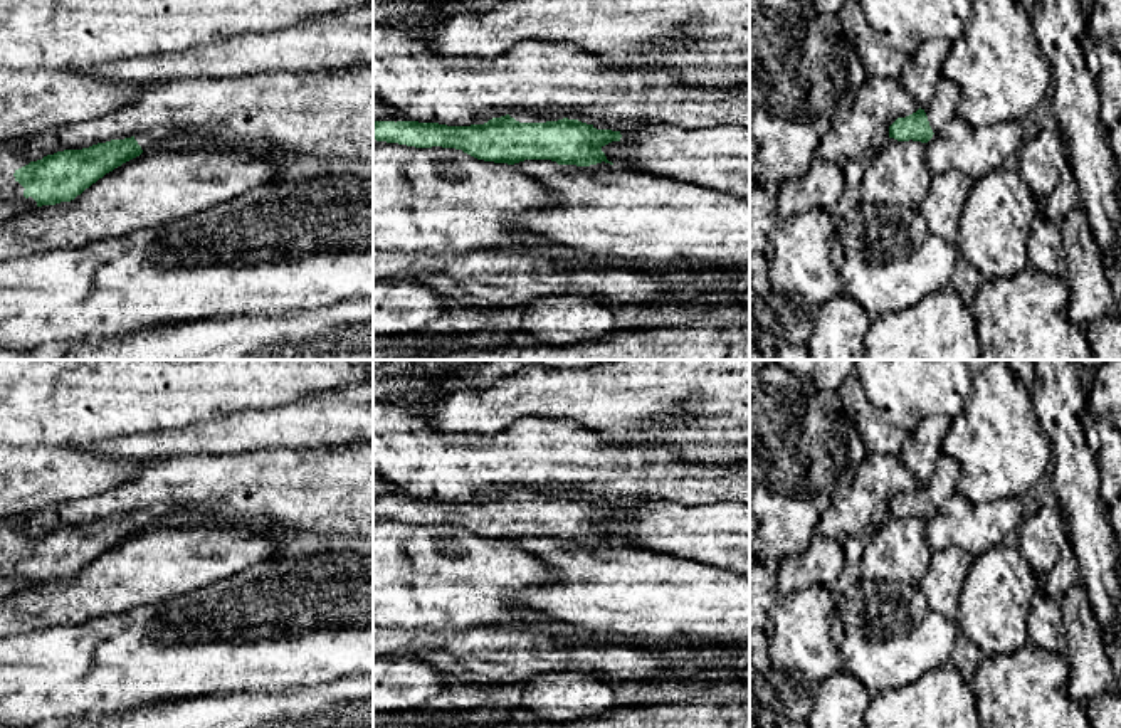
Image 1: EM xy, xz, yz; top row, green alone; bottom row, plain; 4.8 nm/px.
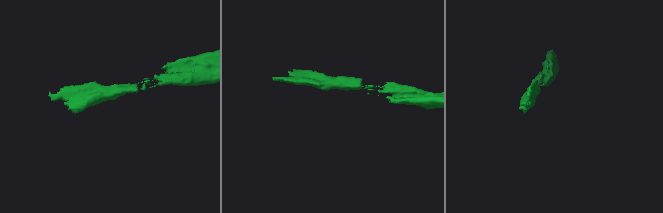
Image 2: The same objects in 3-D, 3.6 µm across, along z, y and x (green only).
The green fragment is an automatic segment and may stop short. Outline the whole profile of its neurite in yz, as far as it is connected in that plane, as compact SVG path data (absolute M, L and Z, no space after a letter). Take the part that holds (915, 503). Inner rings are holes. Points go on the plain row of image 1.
M921 484L906 494L897 494L889 503L889 514L894 514L897 518L913 516L913 518L928 520L933 514L933 511L934 509L929 503L928 493Z

